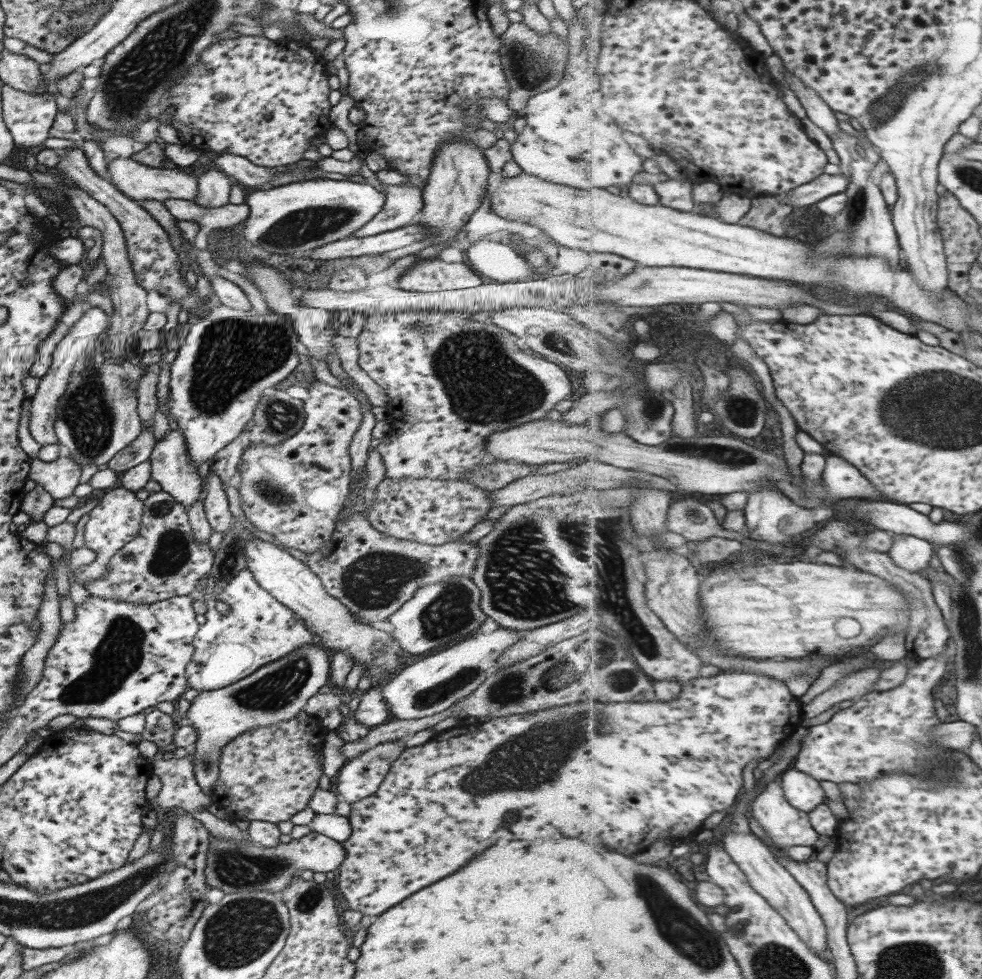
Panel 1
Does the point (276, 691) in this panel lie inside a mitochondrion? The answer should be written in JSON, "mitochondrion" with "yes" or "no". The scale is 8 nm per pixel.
{"mitochondrion":"yes"}

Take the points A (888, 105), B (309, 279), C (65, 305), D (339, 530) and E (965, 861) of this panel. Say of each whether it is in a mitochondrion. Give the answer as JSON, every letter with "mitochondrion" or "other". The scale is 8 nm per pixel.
{"A":"mitochondrion","B":"other","C":"other","D":"other","E":"other"}

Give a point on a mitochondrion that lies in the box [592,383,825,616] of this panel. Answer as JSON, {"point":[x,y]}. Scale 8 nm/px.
{"point":[741,411]}

